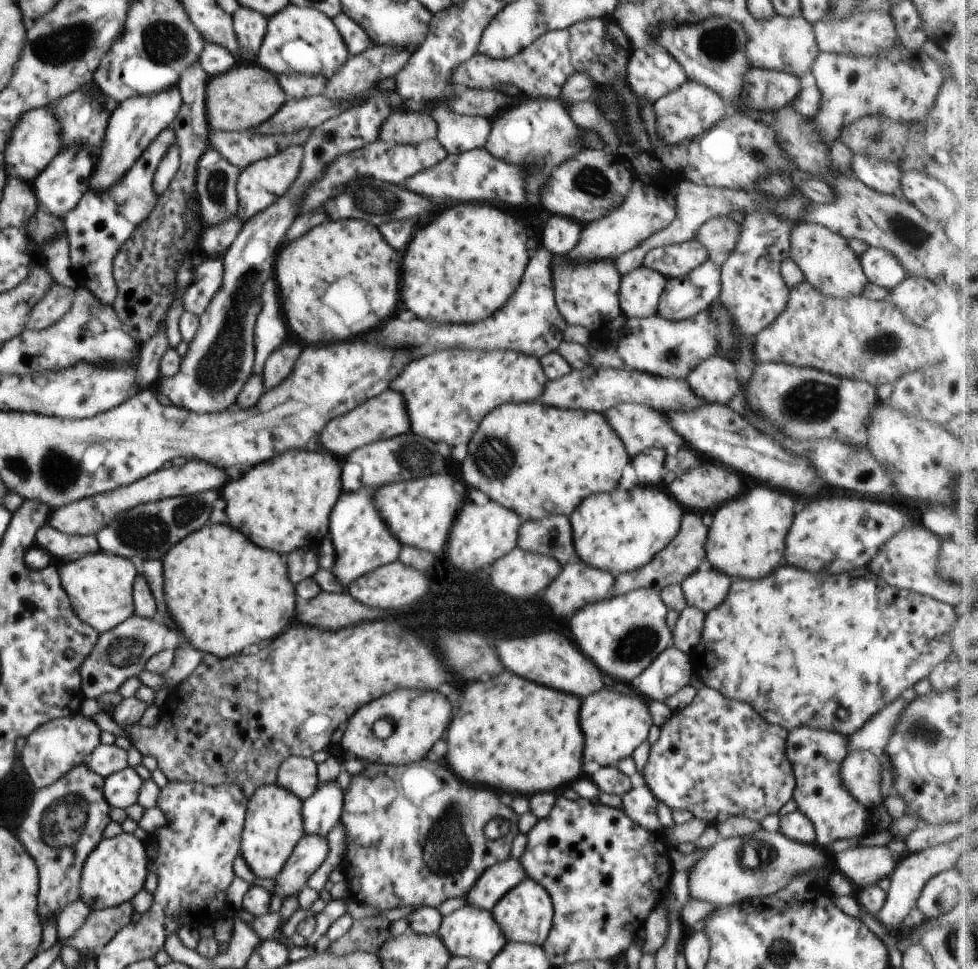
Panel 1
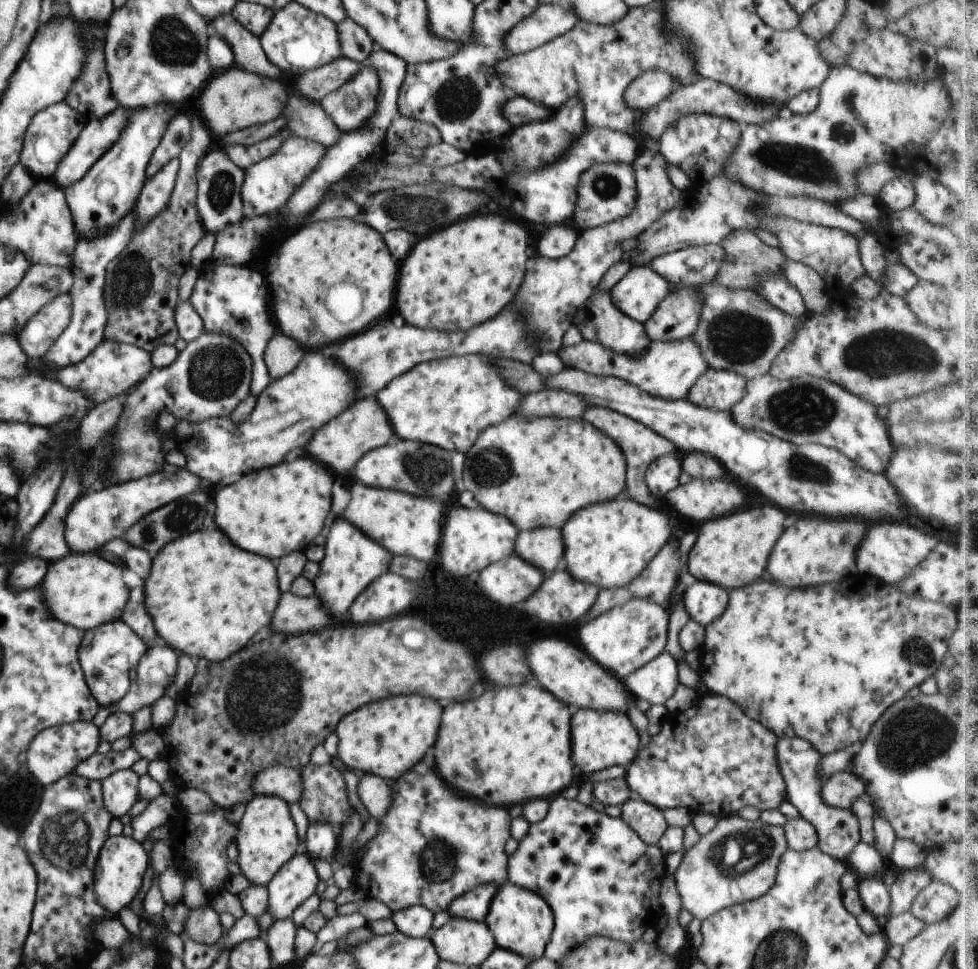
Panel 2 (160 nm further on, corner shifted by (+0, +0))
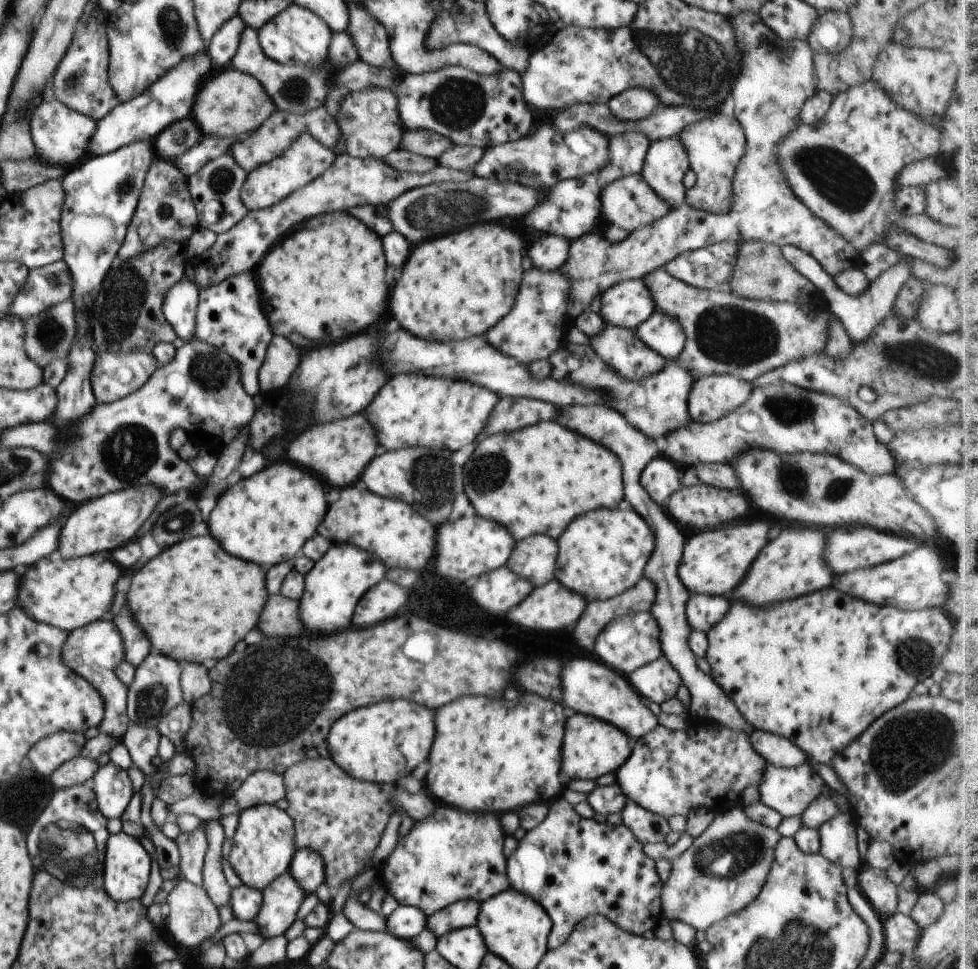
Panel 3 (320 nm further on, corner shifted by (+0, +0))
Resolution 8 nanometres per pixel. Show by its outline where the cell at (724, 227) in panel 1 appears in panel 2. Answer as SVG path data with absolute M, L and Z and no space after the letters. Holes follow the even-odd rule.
M735 230L721 243L725 257L720 265L716 282L731 289L748 289L754 291L761 275L785 274L787 256L779 249L766 245L756 233L749 230Z

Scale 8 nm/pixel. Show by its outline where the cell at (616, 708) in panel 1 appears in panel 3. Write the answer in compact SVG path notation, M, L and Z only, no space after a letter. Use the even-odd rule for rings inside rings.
M574 714L566 720L566 734L562 742L562 772L571 780L596 780L608 773L616 772L631 755L632 740L624 731L599 718Z

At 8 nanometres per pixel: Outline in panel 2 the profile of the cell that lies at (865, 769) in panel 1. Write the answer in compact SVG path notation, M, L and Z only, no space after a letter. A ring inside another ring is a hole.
M851 770L833 774L821 788L824 804L839 809L850 809L857 798L865 798L865 786Z

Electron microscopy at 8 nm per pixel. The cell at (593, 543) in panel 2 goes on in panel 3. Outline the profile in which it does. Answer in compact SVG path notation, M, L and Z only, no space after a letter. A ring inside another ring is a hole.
M592 510L568 524L568 528L557 538L559 553L555 579L568 590L583 596L587 602L605 601L621 595L625 590L636 586L644 578L644 569L655 549L655 536L652 529L634 510Z

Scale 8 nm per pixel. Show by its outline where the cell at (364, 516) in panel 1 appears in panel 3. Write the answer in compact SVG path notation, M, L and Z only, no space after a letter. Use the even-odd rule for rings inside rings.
M332 544L331 549L314 563L312 570L303 575L305 587L298 602L304 634L330 634L332 630L352 626L356 605L364 593L385 578L386 571L384 563L371 552L349 544Z

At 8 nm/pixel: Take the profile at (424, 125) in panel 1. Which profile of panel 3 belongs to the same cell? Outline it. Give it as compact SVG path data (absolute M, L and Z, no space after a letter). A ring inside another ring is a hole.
M406 128L399 144L402 149L436 160L453 145L449 138L437 132L428 129L411 131Z

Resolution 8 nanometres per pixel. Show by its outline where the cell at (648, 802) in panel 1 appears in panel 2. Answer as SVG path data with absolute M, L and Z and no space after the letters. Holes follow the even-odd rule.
M635 796L623 804L621 819L649 845L656 845L668 828L660 809Z

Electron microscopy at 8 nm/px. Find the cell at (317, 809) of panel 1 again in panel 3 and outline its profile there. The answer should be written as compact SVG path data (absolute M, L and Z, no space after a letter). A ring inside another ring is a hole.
M308 849L295 852L288 872L308 896L315 896L318 886L325 880L323 858Z

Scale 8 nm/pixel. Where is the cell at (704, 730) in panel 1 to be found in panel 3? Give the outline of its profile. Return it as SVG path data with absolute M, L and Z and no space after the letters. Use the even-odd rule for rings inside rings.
M696 722L694 727L688 728L687 730L671 730L662 725L658 725L654 730L651 730L646 734L646 736L643 736L632 743L632 752L628 757L628 760L614 772L616 783L620 786L628 800L639 804L646 810L651 810L653 813L662 815L667 819L674 815L688 816L692 809L704 808L715 814L734 809L735 807L740 806L740 802L742 802L742 792L747 786L759 786L761 774L763 773L763 770L767 768L765 760L752 748L749 736L750 735L747 735L744 732L740 733L739 731L733 731L720 724L716 730L708 729L707 727L702 726L702 723L700 722Z

